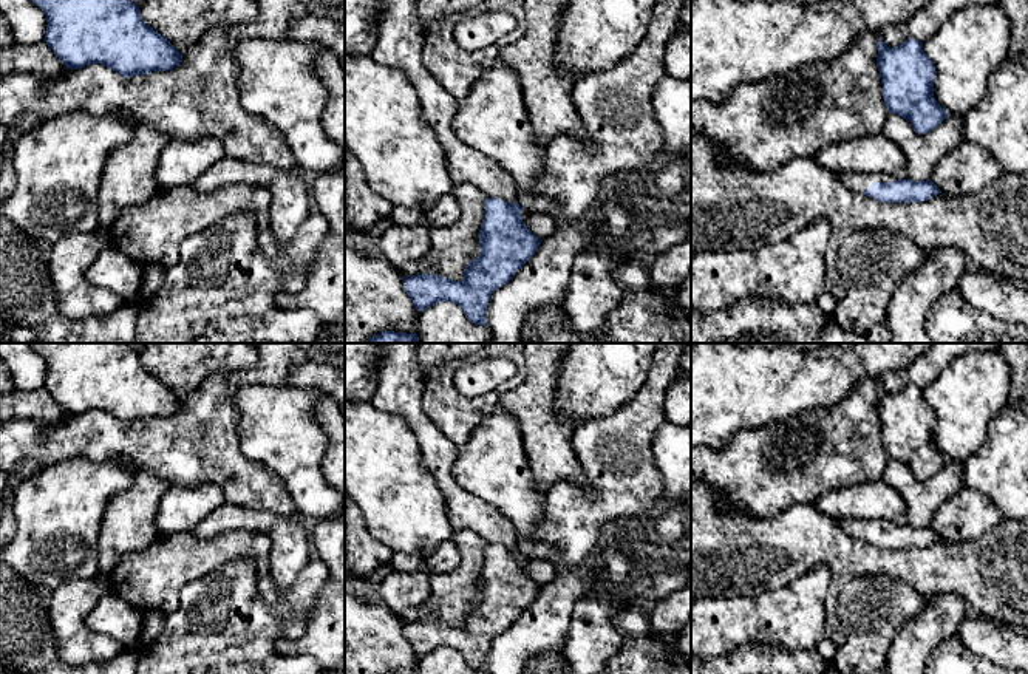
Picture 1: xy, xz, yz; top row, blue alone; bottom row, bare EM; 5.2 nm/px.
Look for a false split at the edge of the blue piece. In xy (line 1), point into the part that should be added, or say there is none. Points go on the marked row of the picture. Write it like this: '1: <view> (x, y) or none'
1: none

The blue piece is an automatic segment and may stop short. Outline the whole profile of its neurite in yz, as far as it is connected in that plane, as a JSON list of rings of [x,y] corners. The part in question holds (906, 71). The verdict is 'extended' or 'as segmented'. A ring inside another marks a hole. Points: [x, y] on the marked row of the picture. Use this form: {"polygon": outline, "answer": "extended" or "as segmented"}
{"polygon": [[[880,39],[877,49],[887,111],[907,119],[918,134],[937,128],[949,113],[934,97],[935,66],[923,42],[907,39],[890,48]]], "answer": "as segmented"}

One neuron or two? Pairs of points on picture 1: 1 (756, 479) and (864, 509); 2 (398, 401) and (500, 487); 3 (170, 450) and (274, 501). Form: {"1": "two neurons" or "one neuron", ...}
{"1": "two neurons", "2": "two neurons", "3": "one neuron"}

